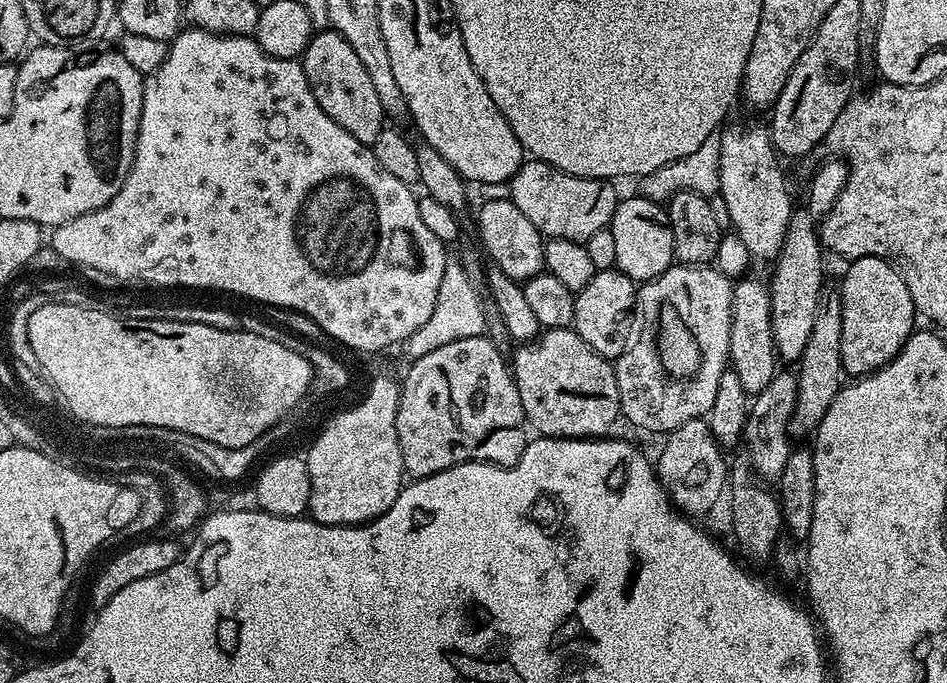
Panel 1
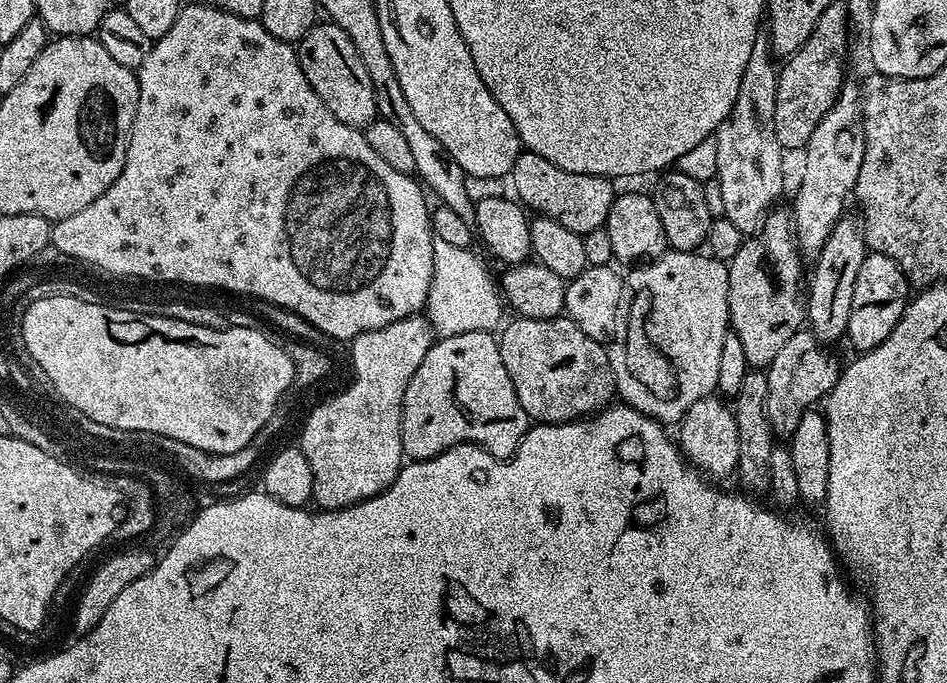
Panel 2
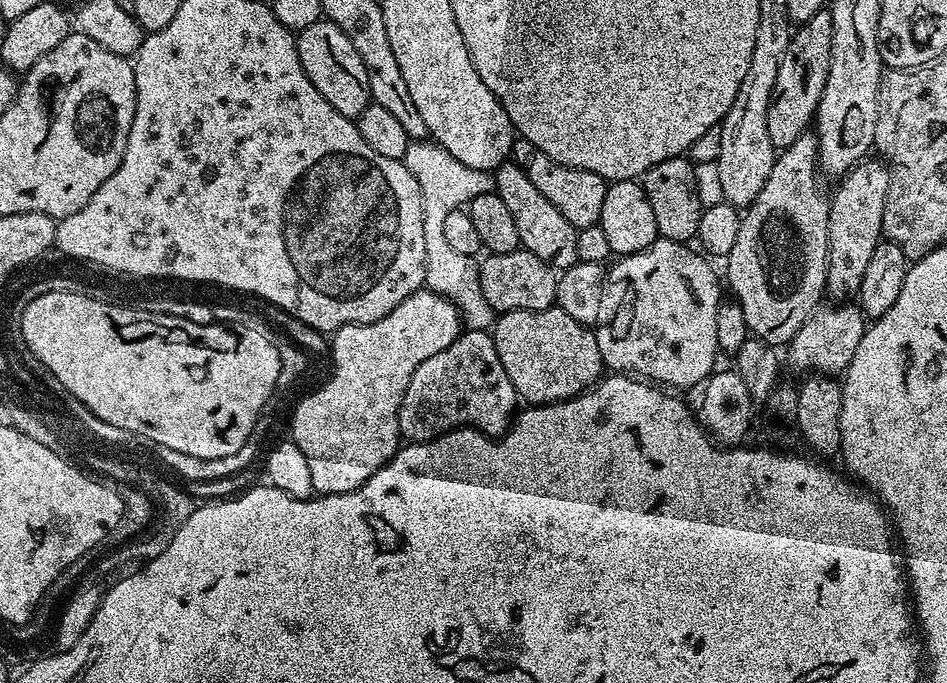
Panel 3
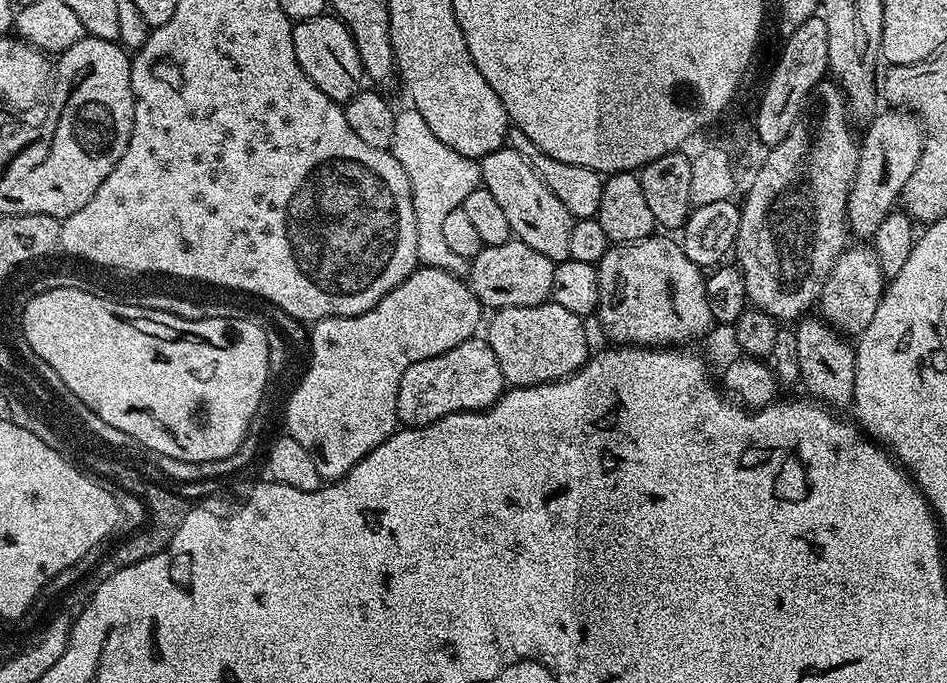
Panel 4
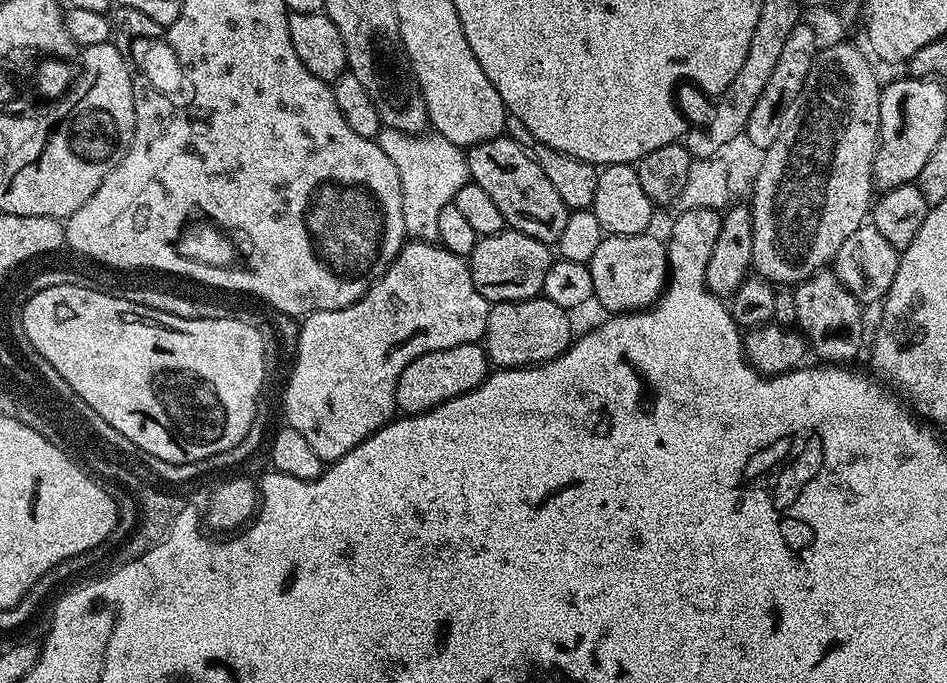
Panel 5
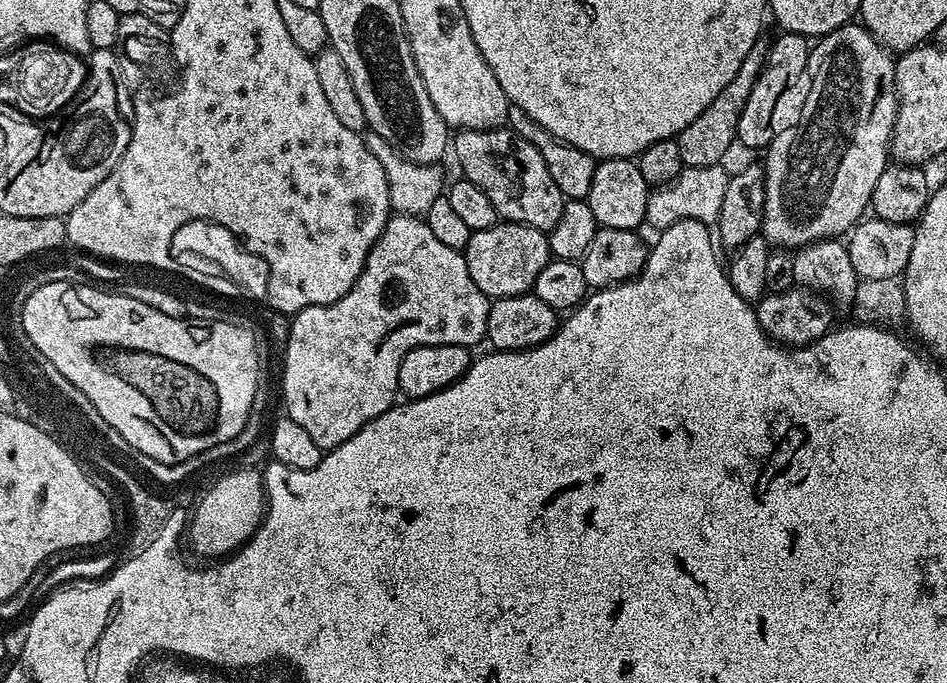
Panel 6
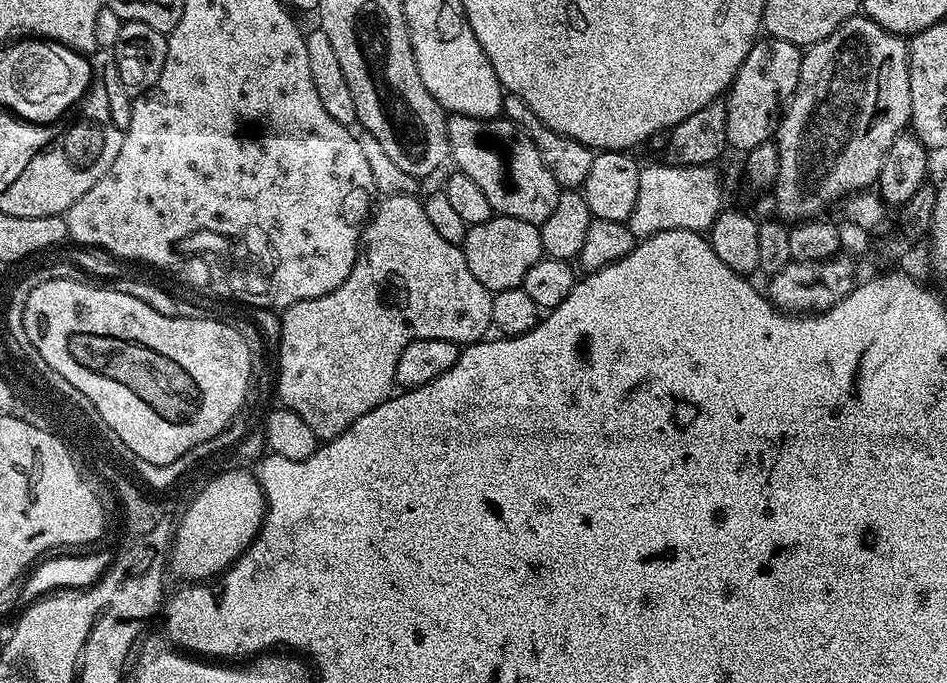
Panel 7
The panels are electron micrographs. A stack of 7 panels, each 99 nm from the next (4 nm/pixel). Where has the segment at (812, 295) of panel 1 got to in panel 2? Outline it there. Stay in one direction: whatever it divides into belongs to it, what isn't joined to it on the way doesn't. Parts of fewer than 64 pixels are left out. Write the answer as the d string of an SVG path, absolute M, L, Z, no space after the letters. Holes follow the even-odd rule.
M846 82L834 104L823 116L822 121L810 134L808 143L802 149L804 165L800 168L800 185L796 188L796 201L790 204L792 231L796 233L796 246L805 257L814 258L822 250L830 230L845 215L844 203L855 193L858 170L862 170L864 157L864 125L860 114L860 89L857 83Z

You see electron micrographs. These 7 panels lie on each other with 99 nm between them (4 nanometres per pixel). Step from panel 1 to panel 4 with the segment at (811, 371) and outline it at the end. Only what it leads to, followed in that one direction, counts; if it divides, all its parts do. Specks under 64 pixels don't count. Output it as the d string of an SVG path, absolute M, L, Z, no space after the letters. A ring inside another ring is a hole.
M908 110L887 111L881 111L867 121L864 140L862 136L859 141L860 157L848 195L848 227L851 235L860 242L871 241L880 223L897 207L902 190L906 182L910 182L910 174L914 174L924 149L926 132L923 127L920 129L921 121Z

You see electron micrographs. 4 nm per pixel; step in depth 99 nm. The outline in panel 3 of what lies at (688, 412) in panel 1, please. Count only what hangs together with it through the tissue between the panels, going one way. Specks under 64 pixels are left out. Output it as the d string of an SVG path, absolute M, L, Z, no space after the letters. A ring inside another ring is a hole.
M658 238L646 250L619 257L615 261L617 264L610 268L606 276L607 283L594 325L605 369L616 374L631 374L672 390L703 385L712 375L718 357L718 333L714 318L718 318L722 296L715 270L693 248L687 243Z

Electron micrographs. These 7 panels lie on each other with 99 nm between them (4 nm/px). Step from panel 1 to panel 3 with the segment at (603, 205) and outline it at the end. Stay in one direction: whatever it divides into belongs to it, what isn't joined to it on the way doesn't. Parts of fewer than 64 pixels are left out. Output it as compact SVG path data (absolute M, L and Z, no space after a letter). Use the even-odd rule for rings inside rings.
M519 138L512 143L511 159L523 170L526 178L530 178L530 183L564 215L566 222L573 224L577 230L600 223L602 202L606 202L609 181L590 170L562 166L562 162L554 162L554 158L542 154L542 150L534 146L534 142L526 142Z

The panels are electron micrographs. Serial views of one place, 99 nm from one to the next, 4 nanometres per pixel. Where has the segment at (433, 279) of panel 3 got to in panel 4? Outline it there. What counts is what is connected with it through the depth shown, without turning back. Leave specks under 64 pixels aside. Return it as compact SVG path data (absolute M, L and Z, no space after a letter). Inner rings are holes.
M406 108L406 111L397 113L389 151L403 166L410 180L415 225L418 228L417 261L423 267L444 269L459 277L467 275L470 262L459 257L447 245L443 238L443 219L452 210L460 207L471 191L481 187L479 161L458 154L456 150L451 150L444 142L434 137L426 120L413 108Z

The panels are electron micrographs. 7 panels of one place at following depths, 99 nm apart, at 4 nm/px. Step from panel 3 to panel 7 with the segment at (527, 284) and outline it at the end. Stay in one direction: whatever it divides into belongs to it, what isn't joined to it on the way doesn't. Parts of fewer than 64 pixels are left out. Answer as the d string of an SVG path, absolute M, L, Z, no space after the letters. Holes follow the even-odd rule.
M493 215L492 219L469 227L463 245L464 257L470 266L470 274L482 282L488 291L495 294L502 290L519 288L523 285L530 266L534 266L544 256L540 229L522 218Z

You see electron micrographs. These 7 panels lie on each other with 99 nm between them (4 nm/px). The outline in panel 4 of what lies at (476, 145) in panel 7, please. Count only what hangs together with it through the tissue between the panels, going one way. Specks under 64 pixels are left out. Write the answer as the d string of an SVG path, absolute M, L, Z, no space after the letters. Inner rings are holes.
M507 146L494 150L490 154L481 156L480 182L482 187L494 194L501 209L506 213L506 219L510 222L510 230L513 237L520 240L530 250L538 250L538 254L546 254L546 258L557 262L570 257L570 230L574 223L574 217L558 197L550 191L550 186L538 178L538 174L518 154L518 150Z

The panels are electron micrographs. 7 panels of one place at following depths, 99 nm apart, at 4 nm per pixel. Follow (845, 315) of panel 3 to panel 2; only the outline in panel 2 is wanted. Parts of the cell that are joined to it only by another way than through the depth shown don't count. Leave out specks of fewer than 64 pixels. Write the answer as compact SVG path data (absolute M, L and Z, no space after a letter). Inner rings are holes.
M808 330L795 332L778 350L777 357L765 369L767 378L767 418L773 433L783 438L791 437L801 421L802 414L809 411L817 401L827 397L836 384L840 373L839 363L830 358L825 347Z

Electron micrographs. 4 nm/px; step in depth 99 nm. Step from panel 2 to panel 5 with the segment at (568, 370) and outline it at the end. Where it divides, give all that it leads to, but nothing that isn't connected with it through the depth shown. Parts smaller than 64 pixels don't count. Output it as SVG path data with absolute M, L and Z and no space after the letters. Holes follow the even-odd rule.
M542 294L531 300L493 303L488 310L482 347L497 369L544 364L566 351L574 339L569 309L554 306Z

